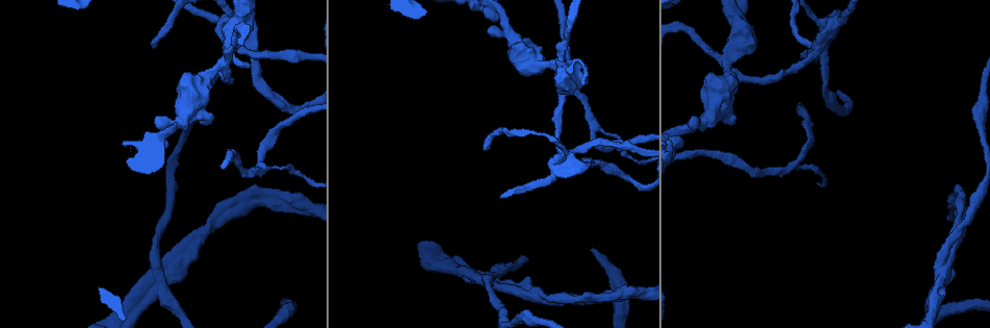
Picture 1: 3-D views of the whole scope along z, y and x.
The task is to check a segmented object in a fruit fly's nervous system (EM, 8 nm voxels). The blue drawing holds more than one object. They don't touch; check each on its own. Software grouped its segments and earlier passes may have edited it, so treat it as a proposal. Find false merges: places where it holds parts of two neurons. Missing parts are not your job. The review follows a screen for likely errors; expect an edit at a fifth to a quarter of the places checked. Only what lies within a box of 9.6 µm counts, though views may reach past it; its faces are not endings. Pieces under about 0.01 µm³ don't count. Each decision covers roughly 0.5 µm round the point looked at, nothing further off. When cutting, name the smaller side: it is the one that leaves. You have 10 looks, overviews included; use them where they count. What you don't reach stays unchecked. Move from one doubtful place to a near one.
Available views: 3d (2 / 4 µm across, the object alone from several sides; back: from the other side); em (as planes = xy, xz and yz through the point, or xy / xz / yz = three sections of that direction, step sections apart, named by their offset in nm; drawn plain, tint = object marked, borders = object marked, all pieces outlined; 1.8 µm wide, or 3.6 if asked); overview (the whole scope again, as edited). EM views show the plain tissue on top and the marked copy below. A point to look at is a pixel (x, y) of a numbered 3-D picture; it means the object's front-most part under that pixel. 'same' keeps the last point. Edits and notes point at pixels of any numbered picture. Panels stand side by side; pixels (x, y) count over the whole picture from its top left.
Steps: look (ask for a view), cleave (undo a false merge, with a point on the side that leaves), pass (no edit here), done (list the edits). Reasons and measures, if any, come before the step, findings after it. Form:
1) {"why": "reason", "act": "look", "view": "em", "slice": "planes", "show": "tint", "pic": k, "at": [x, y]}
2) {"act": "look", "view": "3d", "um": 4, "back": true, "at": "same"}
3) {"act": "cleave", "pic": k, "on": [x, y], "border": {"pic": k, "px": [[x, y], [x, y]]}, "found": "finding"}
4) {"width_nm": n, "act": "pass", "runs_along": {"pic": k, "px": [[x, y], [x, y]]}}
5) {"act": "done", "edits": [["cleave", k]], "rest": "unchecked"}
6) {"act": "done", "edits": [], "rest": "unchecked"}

{"why": "sharp bend", "act": "look", "view": "3d", "um": 4, "pic": 1, "at": [831, 29]}

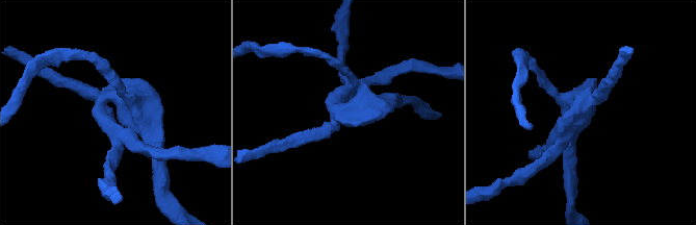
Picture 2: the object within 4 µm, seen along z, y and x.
{"why": "need the tissue", "act": "look", "view": "em", "slice": "planes", "show": "tint", "pic": 2, "at": [582, 111]}

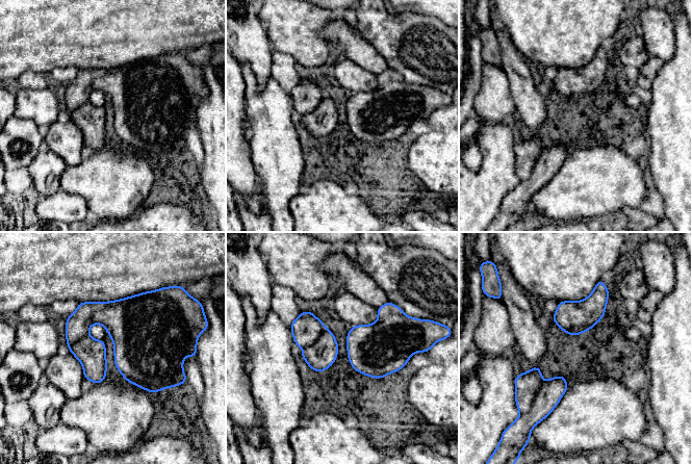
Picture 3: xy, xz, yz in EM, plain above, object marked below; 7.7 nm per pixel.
{"act": "pass", "found": "all the same neuron"}

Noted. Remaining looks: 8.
{"why": "abrupt turn", "act": "look", "view": "em", "slice": "planes", "show": "tint", "pic": 1, "at": [728, 59]}

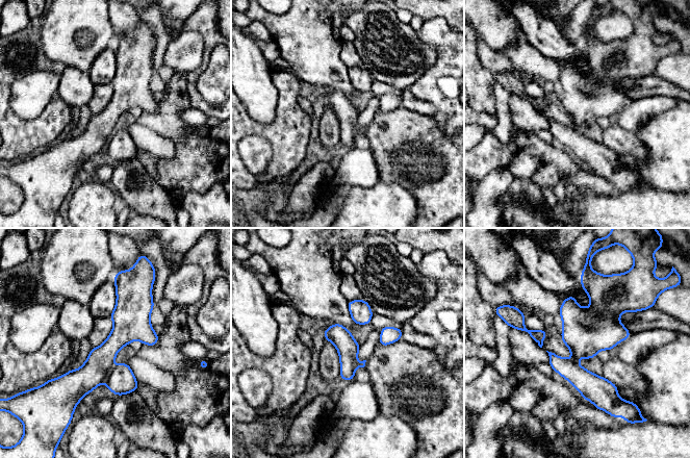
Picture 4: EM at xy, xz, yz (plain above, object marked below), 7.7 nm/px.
{"act": "cleave", "pic": 4, "on": [121, 380], "border": {"pic": 4, "px": [[112, 367], [104, 380]]}, "found": "a second neuron is stuck on"}

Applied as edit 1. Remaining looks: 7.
{"why": "thick turns thin", "act": "look", "view": "em", "um": 3.6, "slice": "yz", "step": 16, "show": "tint", "pic": 1, "at": [687, 129]}

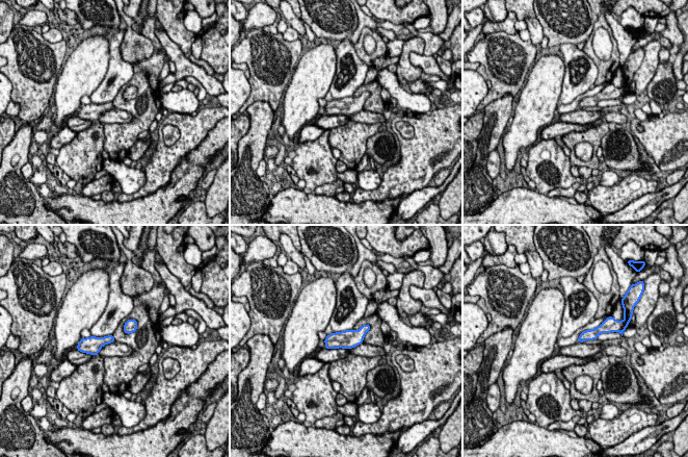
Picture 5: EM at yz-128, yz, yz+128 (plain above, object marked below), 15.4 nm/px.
{"act": "look", "view": "em", "um": 3.6, "slice": "planes", "show": "tint", "at": "same"}

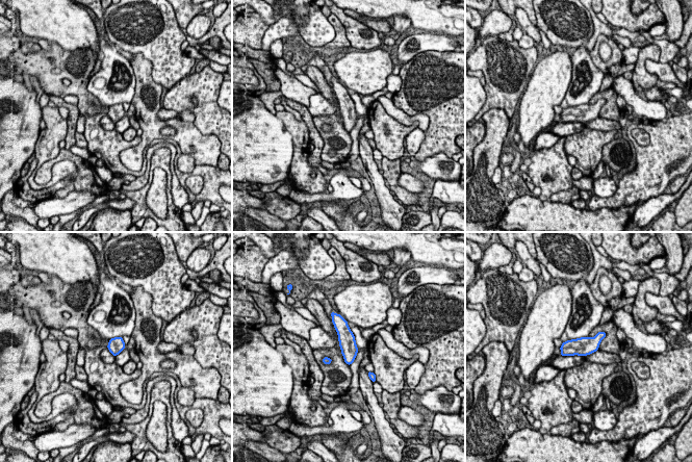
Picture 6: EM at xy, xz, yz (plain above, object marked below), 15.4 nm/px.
{"width_nm": 240, "act": "pass", "found": "continuous, no second neuron"}

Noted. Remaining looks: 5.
{"why": "four or more arms meet", "act": "look", "view": "em", "slice": "xy", "step": 4, "show": "tint", "pic": 1, "at": [154, 278]}

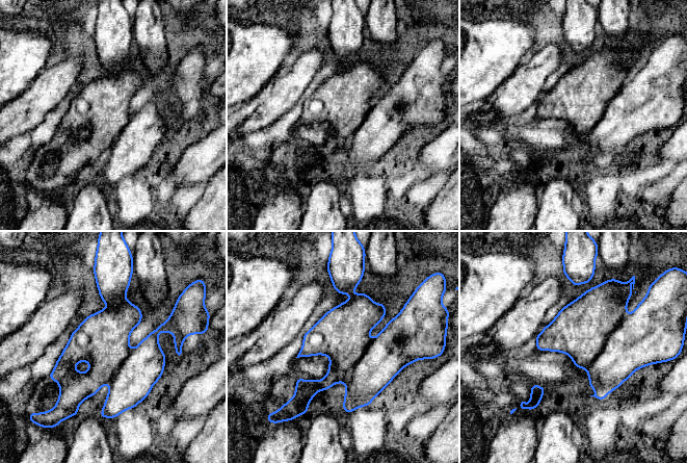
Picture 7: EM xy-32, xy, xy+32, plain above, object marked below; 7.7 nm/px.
{"act": "cleave", "pic": 7, "on": [112, 274], "border": {"pic": 7, "px": [[126, 300], [108, 307]]}, "found": "two neurons meet here"}

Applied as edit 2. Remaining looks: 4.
{"act": "done", "edits": [["cleave", 4], ["cleave", 7]], "rest": "unchecked"}

